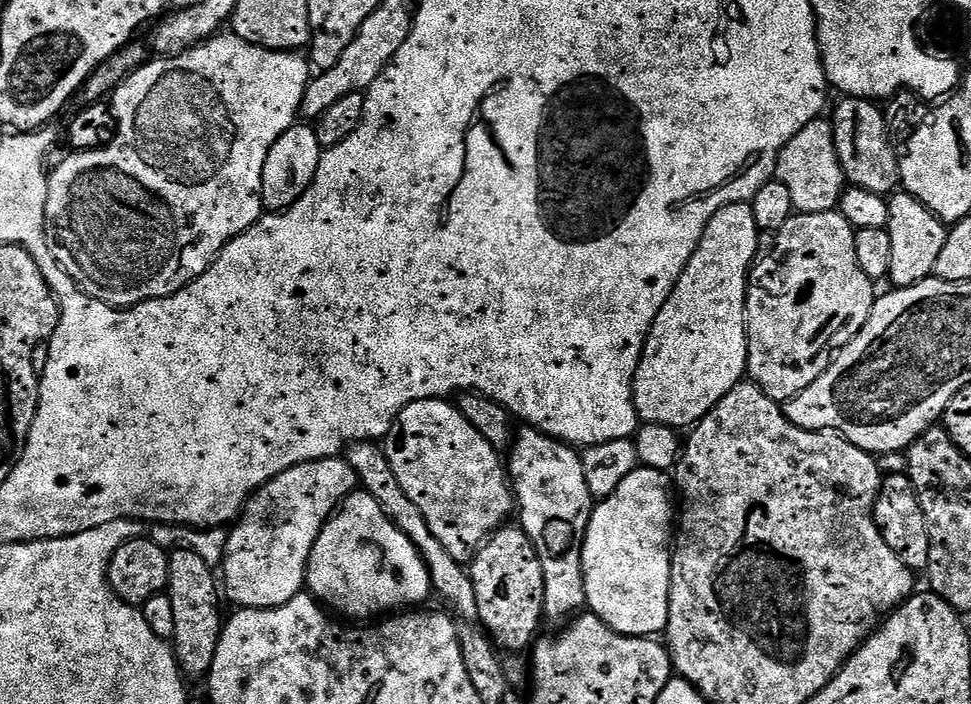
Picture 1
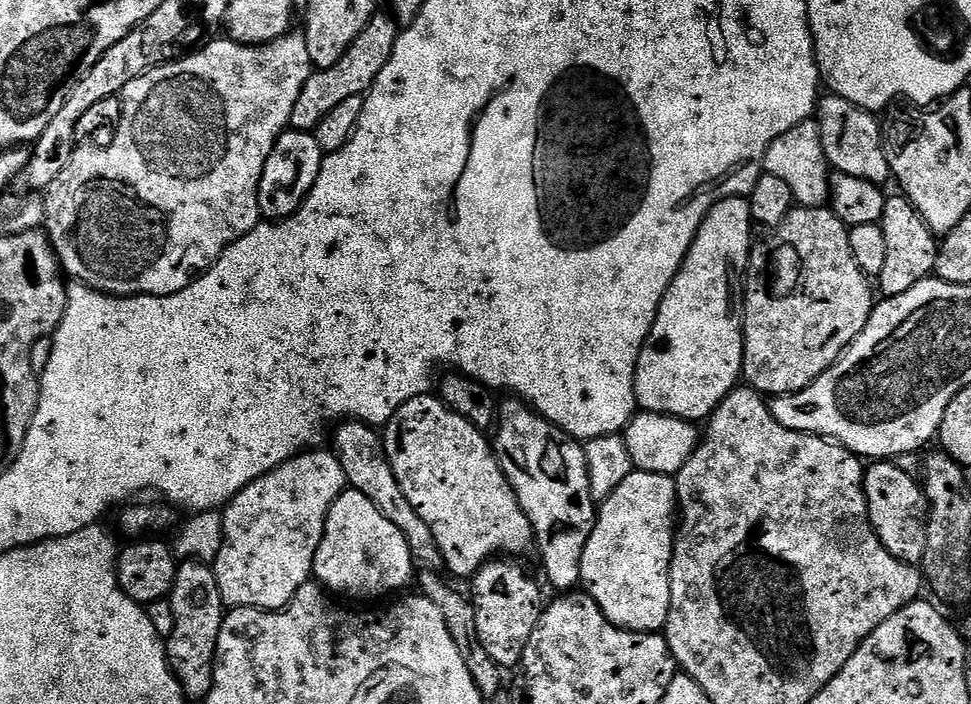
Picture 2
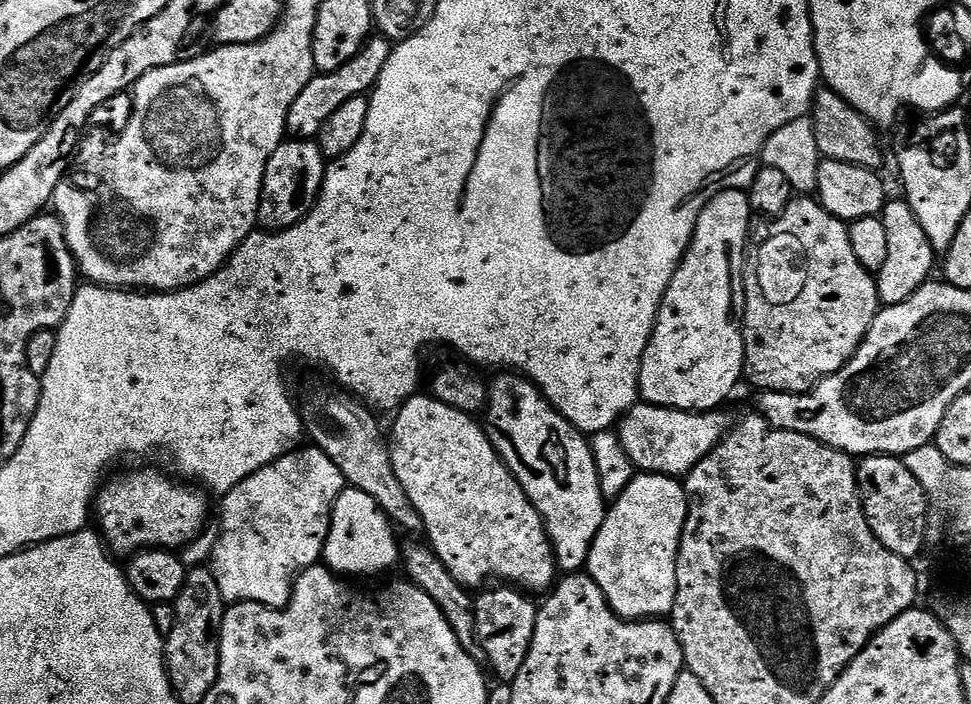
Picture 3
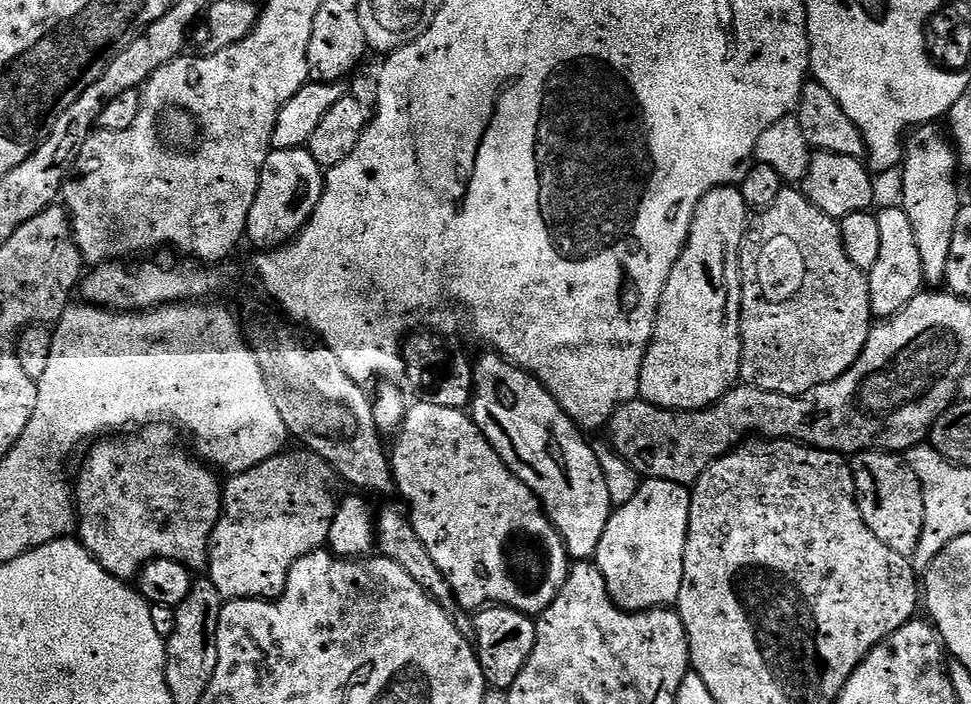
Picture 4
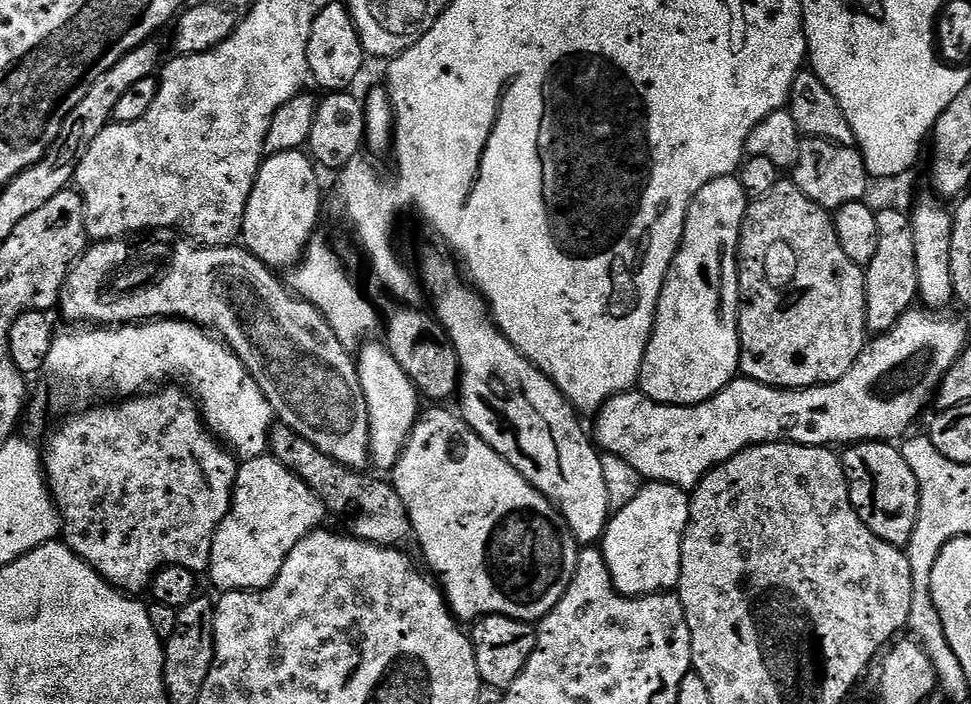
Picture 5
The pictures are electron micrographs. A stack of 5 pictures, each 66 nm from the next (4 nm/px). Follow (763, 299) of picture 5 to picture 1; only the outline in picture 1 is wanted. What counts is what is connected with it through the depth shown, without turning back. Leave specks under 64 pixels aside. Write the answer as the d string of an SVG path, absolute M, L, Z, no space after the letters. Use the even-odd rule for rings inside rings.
M838 210L794 214L782 230L771 233L772 240L757 251L748 274L748 371L751 383L757 384L772 400L787 402L806 390L832 364L837 352L860 333L872 313L878 295L877 285L858 266L854 254L857 229Z

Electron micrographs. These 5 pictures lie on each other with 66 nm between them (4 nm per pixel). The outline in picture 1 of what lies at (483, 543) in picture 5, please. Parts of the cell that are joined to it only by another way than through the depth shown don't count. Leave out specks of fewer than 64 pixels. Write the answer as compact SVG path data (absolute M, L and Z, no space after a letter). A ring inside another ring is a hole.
M447 399L439 400L419 400L410 406L406 406L398 414L398 418L392 423L392 428L388 435L382 441L382 447L386 458L390 462L390 466L394 470L394 474L398 477L398 482L402 486L402 490L406 490L410 502L414 502L414 506L418 506L418 510L422 510L422 518L426 518L426 522L430 526L430 530L434 534L434 538L438 538L438 542L442 542L442 546L446 546L447 552L462 565L467 565L475 556L477 548L505 523L504 520L508 515L514 512L514 492L510 487L509 477L506 475L505 465L502 463L501 453L498 451L497 445L491 444L486 438L482 438L482 434L478 434L478 430L474 430L474 426L470 426L470 422L466 422L466 418L462 418L459 407L455 403L449 402Z

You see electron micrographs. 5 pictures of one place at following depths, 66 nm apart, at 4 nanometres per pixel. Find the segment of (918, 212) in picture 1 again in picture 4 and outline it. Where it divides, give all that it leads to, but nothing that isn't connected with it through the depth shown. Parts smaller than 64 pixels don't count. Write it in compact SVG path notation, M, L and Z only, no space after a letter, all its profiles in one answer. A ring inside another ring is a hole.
M903 207L879 209L876 217L882 251L878 253L874 266L866 272L870 306L873 317L891 318L897 316L914 297L919 296L925 287L922 254L918 254L918 238L914 238L914 226L910 226L910 218L904 213Z

